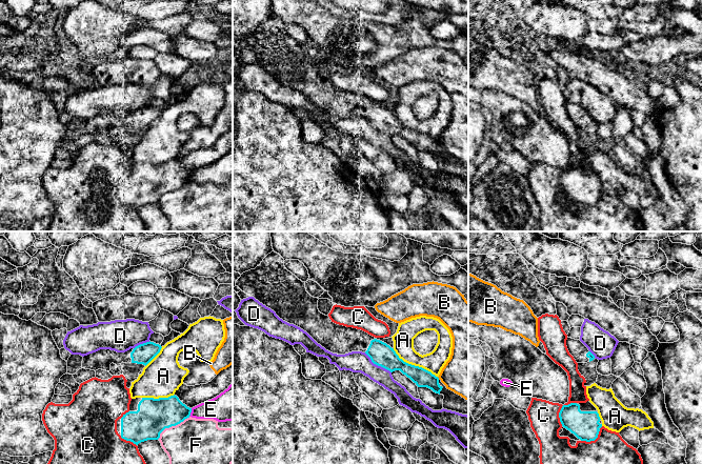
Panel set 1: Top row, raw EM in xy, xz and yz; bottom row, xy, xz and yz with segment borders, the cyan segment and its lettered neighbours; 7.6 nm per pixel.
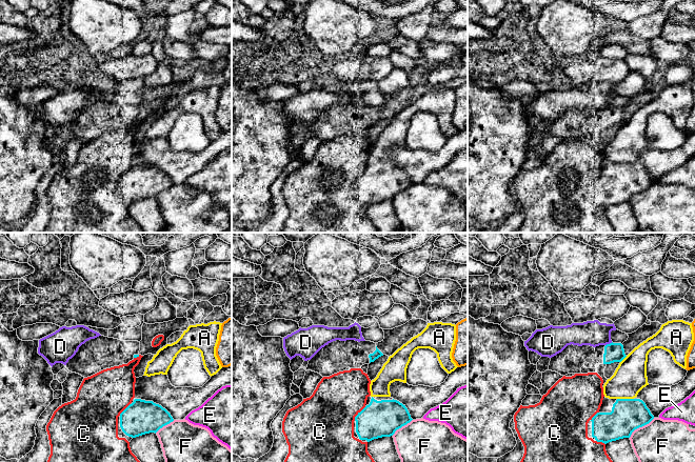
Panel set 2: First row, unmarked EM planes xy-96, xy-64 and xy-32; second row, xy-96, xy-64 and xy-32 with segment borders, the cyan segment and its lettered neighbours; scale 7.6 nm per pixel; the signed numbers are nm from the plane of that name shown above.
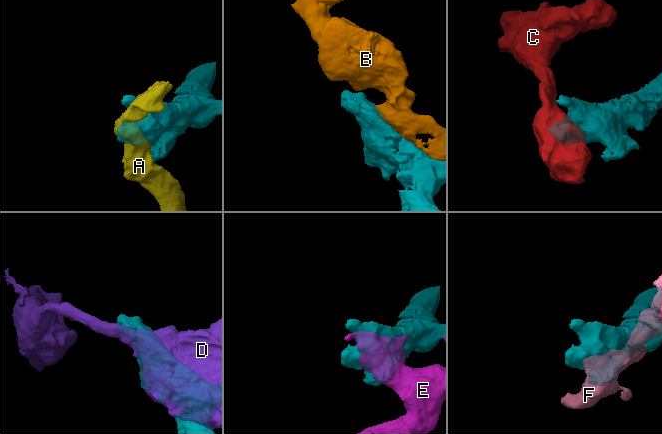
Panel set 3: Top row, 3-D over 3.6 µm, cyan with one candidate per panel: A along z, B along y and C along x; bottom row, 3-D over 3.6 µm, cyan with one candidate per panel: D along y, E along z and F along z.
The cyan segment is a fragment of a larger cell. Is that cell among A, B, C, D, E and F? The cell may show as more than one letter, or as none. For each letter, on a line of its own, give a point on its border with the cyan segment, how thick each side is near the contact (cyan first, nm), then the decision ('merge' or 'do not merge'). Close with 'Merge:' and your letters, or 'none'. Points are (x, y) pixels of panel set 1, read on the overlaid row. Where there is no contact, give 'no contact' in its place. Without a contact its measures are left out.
A: meets cyan in xz at (414, 365); 170 nm thick on the cyan side, 160 nm on the other; do not merge
B: meets cyan in xz at (438, 378); 140 nm thick on the cyan side, 360 nm on the other; do not merge
C: meets cyan in yz at (561, 409); 220 nm thick on the cyan side, 220 nm on the other; do not merge
D: meets cyan in xz at (377, 364); 180 nm thick on the cyan side, 160 nm on the other; do not merge
E: meets cyan in xy at (191, 411); 240 nm thick on the cyan side, 200 nm on the other; do not merge
F: meets cyan in xy at (173, 425); 260 nm thick on the cyan side, 360 nm on the other; do not merge
Merge: none

